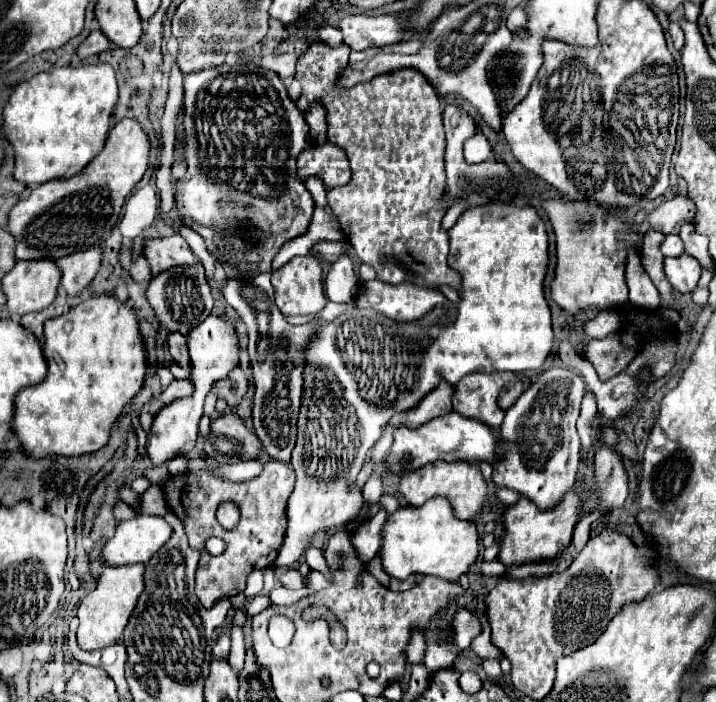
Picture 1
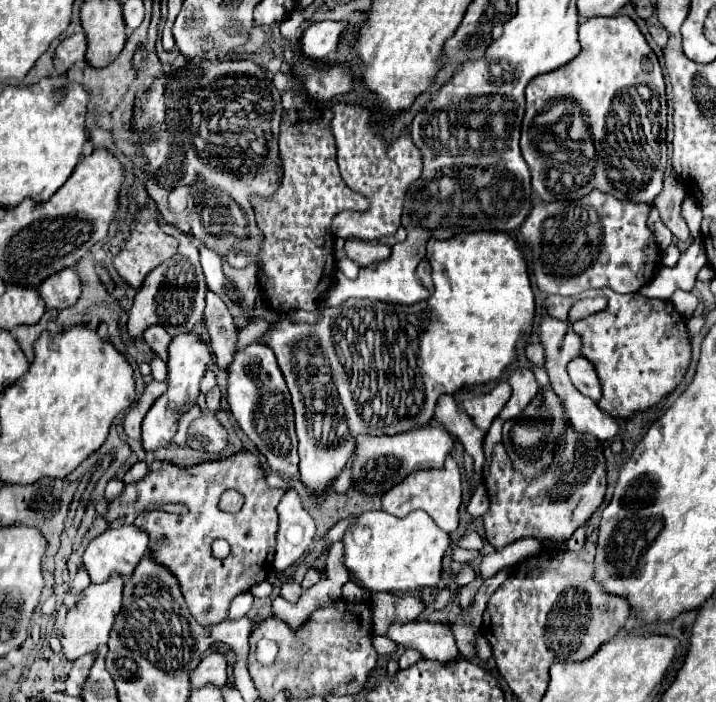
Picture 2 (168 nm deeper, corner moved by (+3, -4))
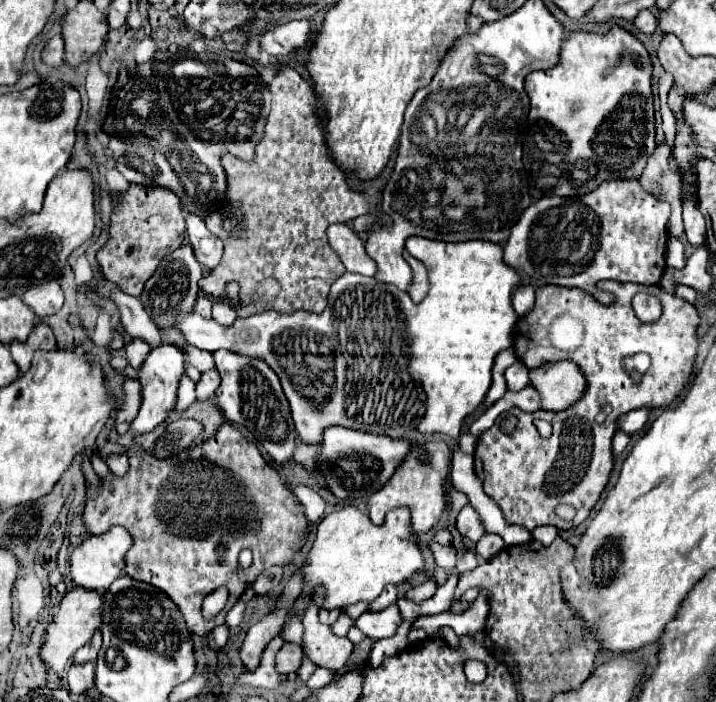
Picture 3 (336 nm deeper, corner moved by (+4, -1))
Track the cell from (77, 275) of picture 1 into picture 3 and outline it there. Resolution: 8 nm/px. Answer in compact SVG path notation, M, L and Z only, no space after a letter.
M49 281L37 287L31 287L25 295L23 301L35 311L37 317L47 317L55 315L65 301L65 293L59 281Z

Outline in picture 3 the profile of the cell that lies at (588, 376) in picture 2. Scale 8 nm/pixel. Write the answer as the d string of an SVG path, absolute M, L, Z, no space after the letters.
M573 361L545 363L529 373L531 385L541 393L543 409L563 411L577 403L587 389L583 371Z

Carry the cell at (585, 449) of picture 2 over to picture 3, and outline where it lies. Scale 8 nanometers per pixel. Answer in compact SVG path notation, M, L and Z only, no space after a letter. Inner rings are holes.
M599 281L597 283L599 291L609 291L615 295L615 301L611 305L603 305L599 303L593 295L585 293L583 289L575 289L575 287L557 287L557 285L545 285L541 289L537 289L537 299L535 299L535 307L531 313L527 313L525 317L521 317L517 321L517 327L513 331L513 347L517 357L531 369L543 365L543 363L551 363L551 361L561 361L561 359L571 359L573 363L577 363L581 367L581 371L587 377L587 391L585 395L579 399L579 403L571 405L565 411L535 411L535 413L525 413L517 407L505 411L499 415L499 419L495 421L495 425L487 431L483 431L477 439L477 449L475 449L475 473L483 483L485 493L499 505L499 509L503 511L503 517L507 523L515 523L515 525L523 525L525 529L533 531L539 525L553 525L561 531L571 529L581 525L587 515L591 513L591 509L595 507L595 503L601 497L601 491L605 489L607 481L609 481L609 473L613 469L613 455L611 455L611 437L615 433L615 421L619 419L619 415L629 413L633 409L655 409L655 407L667 407L685 387L685 383L691 377L691 367L693 367L693 359L697 353L697 325L699 325L699 315L695 305L669 295L665 291L661 291L657 285L637 285L637 283L619 283L619 281ZM639 291L647 291L649 295L655 295L661 305L663 305L663 313L657 321L653 323L643 323L635 317L633 307L631 307L631 299L635 293ZM563 313L569 313L571 317L579 319L585 327L583 327L583 343L579 349L575 351L561 351L557 347L551 345L549 339L549 327L551 321ZM633 353L647 353L651 355L651 367L647 369L647 373L643 373L641 381L633 381L633 377L629 373L625 373L623 369L623 357L625 355L633 355ZM505 417L517 417L519 425L517 429L507 435L501 431L499 423ZM543 419L549 421L553 427L551 437L541 437L535 421ZM559 505L571 505L575 507L575 517L571 521L565 521L557 515L557 507Z

